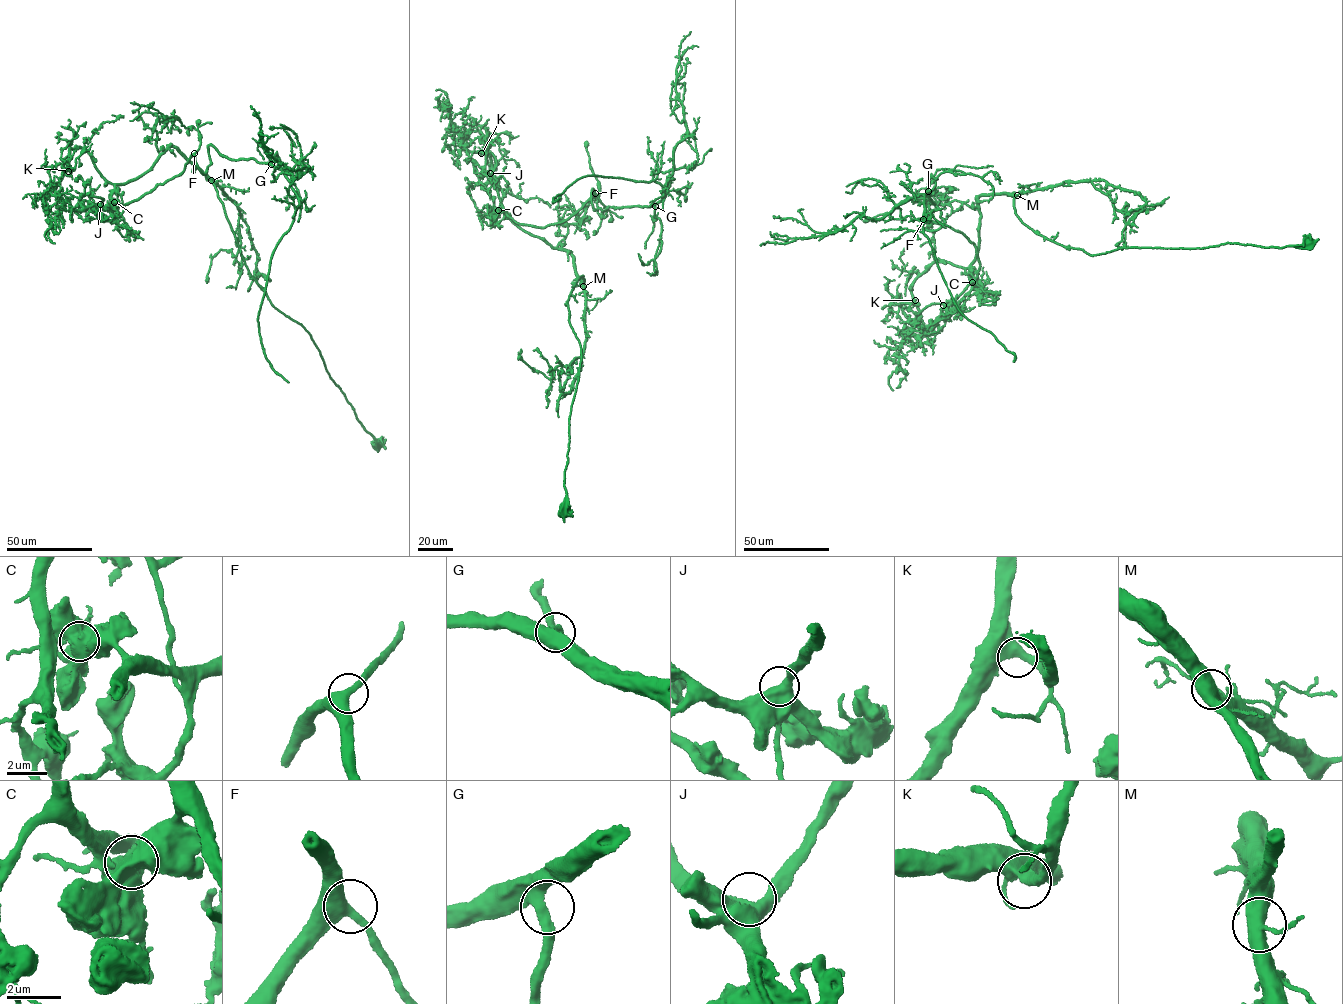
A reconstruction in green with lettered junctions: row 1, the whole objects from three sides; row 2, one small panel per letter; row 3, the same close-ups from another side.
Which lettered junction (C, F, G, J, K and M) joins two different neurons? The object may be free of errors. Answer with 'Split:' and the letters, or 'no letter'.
Split: C

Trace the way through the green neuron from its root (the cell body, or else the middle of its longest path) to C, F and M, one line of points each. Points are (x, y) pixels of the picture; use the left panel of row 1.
C: (376, 442), (308, 332), (250, 274), (215, 184), (177, 149), (115, 186), (114, 202)
F: (376, 442), (308, 332), (250, 274), (211, 180), (171, 146), (115, 186), (122, 205), (181, 175), (194, 153)
M: (376, 442), (329, 377), (308, 332), (271, 303), (250, 274), (211, 180)

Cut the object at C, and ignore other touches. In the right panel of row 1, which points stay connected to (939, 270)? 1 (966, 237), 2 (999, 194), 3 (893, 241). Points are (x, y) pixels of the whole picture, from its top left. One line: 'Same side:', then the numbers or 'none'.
Same side: 1, 3

